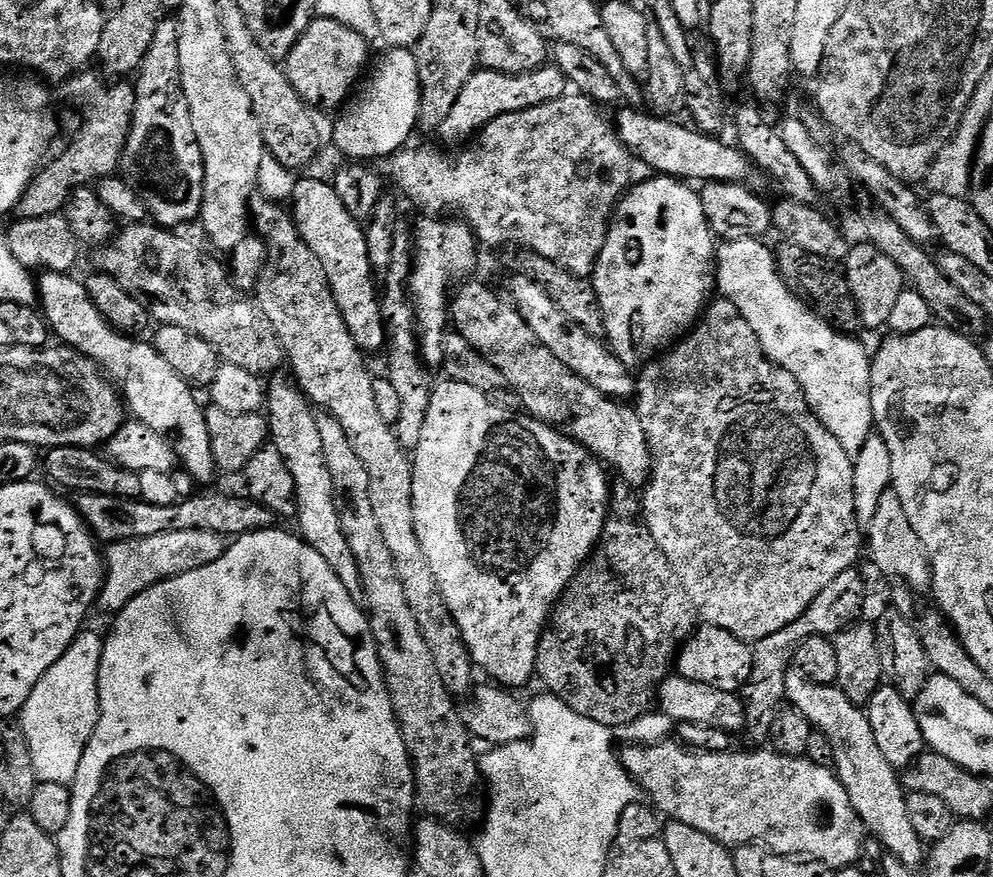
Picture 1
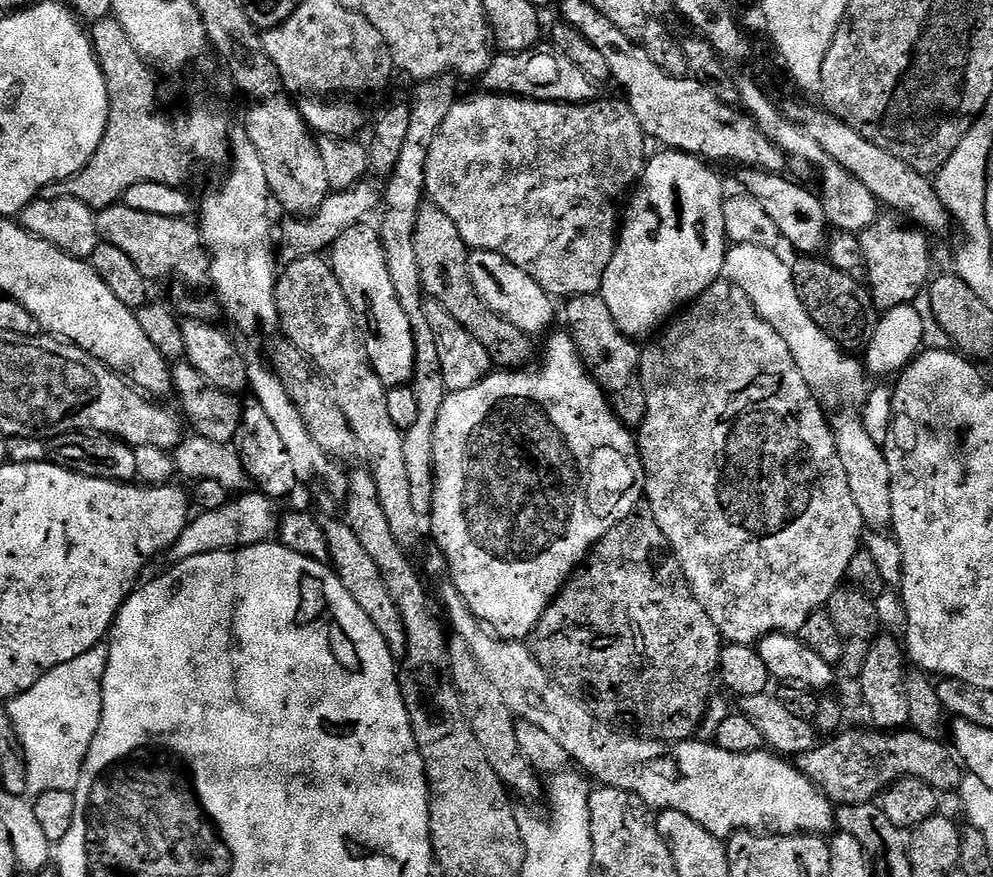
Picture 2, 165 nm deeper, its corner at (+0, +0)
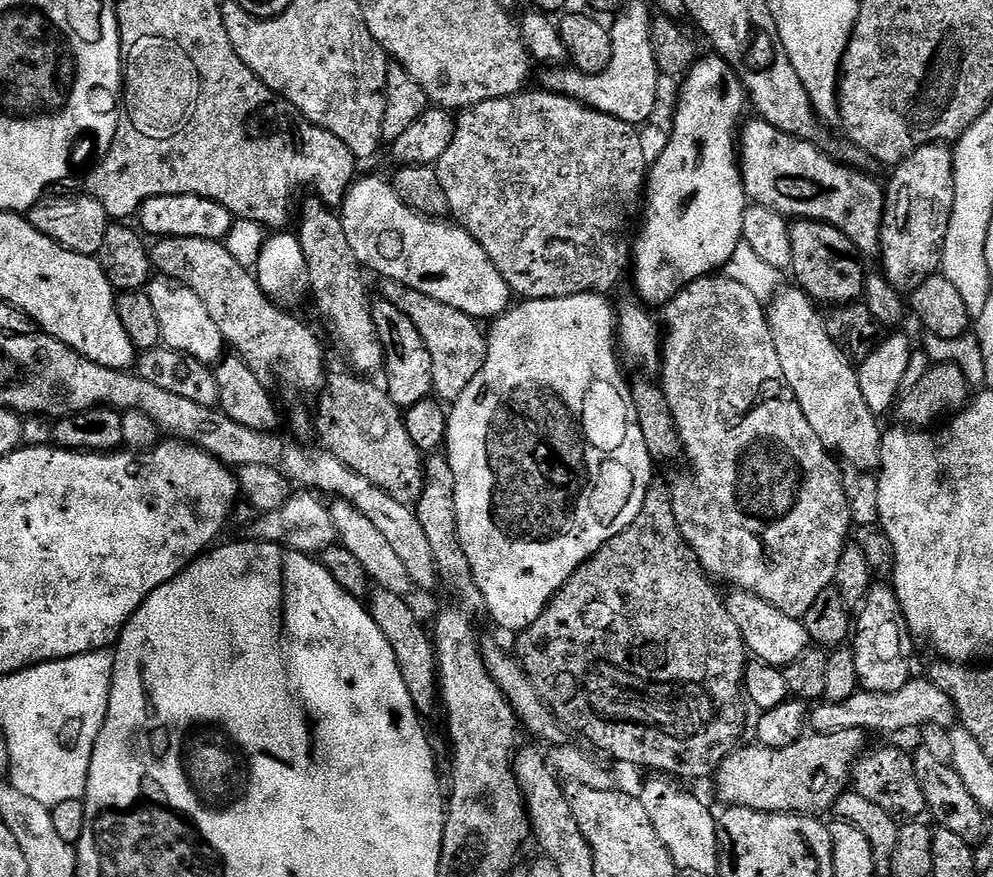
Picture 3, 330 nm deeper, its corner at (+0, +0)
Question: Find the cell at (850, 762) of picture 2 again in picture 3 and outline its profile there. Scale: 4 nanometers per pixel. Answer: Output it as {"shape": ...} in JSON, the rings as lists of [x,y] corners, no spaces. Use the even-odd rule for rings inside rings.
{"shape":[[[862,728],[838,730],[837,732],[817,732],[805,734],[798,742],[781,748],[737,747],[722,761],[714,773],[716,792],[728,806],[739,806],[758,810],[759,812],[790,812],[801,816],[816,816],[835,805],[838,797],[849,787],[850,773],[858,759],[865,751],[866,733]]]}

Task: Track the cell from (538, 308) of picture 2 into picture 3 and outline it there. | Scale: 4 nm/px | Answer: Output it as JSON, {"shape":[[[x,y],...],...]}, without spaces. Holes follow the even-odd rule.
{"shape":[[[357,179],[344,195],[338,215],[354,258],[369,273],[377,272],[384,280],[405,284],[438,302],[446,302],[446,306],[462,310],[462,314],[477,322],[491,322],[503,316],[513,303],[514,293],[506,278],[465,228],[410,210],[392,191],[387,179]]]}

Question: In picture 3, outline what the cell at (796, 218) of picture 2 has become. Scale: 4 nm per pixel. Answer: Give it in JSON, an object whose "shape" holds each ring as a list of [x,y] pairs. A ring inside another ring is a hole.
{"shape":[[[796,220],[790,227],[790,246],[792,247],[791,275],[796,275],[795,283],[800,291],[811,296],[817,305],[843,306],[859,301],[863,297],[866,275],[863,262],[865,263],[865,261],[862,259],[861,253],[857,252],[854,242],[850,242],[850,238],[846,238],[846,234],[842,234],[842,230],[817,220]]]}

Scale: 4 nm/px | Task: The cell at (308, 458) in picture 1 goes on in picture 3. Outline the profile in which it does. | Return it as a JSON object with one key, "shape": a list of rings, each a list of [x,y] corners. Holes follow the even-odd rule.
{"shape":[[[376,588],[369,595],[366,607],[369,614],[374,618],[378,630],[382,630],[382,635],[386,642],[390,642],[390,650],[394,650],[394,658],[398,658],[398,670],[402,670],[402,682],[406,682],[406,690],[410,690],[410,698],[414,702],[417,712],[421,717],[428,718],[432,711],[438,708],[438,669],[436,666],[436,645],[433,637],[426,629],[420,625],[420,620],[416,617],[414,609],[408,605],[409,601],[398,594],[390,594],[390,590]]]}

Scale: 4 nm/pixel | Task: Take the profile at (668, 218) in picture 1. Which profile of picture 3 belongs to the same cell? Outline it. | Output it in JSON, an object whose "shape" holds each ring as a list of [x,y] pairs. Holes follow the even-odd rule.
{"shape":[[[708,54],[708,57],[697,59],[696,63],[683,77],[684,85],[680,88],[680,101],[676,104],[676,117],[672,120],[672,137],[668,140],[668,145],[660,152],[660,157],[655,157],[651,165],[646,181],[646,203],[642,208],[642,220],[644,225],[640,228],[640,237],[634,240],[634,255],[630,260],[630,280],[636,283],[636,292],[645,300],[643,303],[657,304],[663,306],[668,301],[673,300],[677,294],[690,282],[694,282],[703,276],[710,276],[719,273],[725,264],[730,262],[730,254],[742,242],[742,218],[746,207],[746,197],[744,195],[744,183],[740,177],[740,166],[738,163],[738,133],[742,127],[740,115],[744,112],[744,104],[749,103],[747,92],[744,91],[744,84],[740,80],[740,73],[735,72],[731,66],[724,61],[721,56]]]}

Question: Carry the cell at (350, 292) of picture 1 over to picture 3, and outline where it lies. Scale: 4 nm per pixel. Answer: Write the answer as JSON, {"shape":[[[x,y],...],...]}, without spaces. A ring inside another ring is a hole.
{"shape":[[[383,298],[372,300],[372,317],[374,318],[374,330],[382,342],[384,351],[383,371],[388,372],[386,391],[389,398],[401,410],[414,406],[414,402],[429,399],[433,395],[434,366],[430,362],[430,350],[426,350],[422,342],[422,334],[414,330],[414,322],[410,322],[410,318],[402,314],[398,306],[394,306],[389,300]]]}

